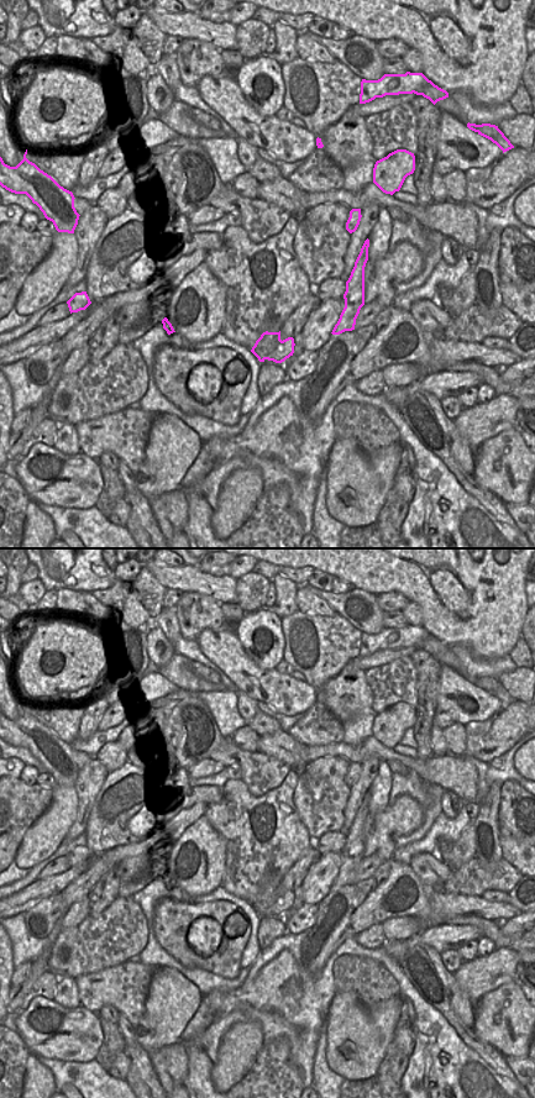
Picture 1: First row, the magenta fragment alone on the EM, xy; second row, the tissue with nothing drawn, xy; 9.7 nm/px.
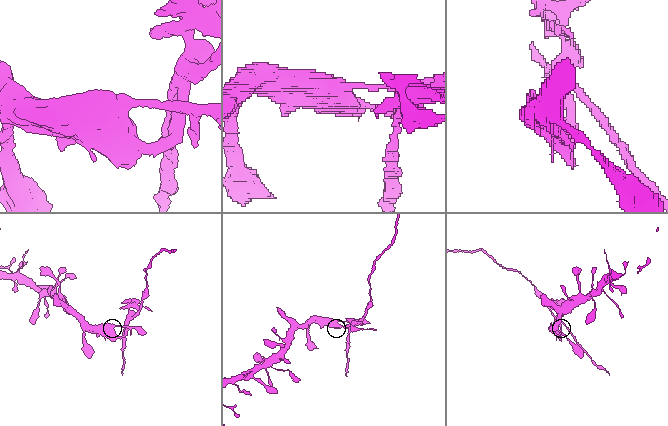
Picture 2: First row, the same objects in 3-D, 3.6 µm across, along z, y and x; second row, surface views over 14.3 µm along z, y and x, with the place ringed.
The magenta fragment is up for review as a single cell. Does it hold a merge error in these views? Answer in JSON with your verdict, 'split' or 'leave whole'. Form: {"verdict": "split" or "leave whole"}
{"verdict": "split"}

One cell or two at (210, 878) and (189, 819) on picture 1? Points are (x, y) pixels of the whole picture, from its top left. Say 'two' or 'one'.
two

